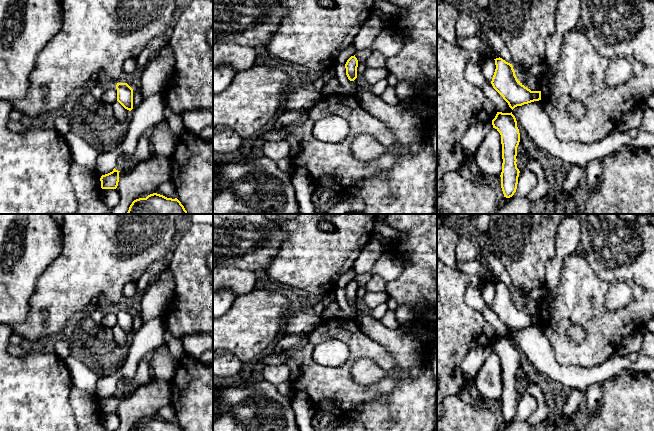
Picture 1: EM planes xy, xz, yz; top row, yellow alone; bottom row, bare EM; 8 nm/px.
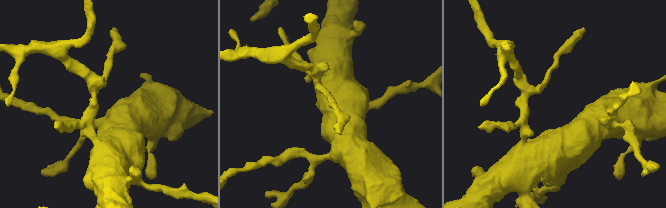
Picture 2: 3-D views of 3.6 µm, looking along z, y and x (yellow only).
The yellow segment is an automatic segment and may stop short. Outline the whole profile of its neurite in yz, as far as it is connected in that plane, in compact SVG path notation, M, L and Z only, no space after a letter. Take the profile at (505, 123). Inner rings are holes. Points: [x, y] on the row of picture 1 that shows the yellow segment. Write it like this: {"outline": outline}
{"outline": "M497 112L492 120L493 128L501 135L502 144L502 172L501 188L504 197L510 198L517 189L519 169L517 168L517 147L520 142L520 133L515 116L511 113Z"}

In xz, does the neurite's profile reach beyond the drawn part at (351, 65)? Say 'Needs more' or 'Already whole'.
Already whole

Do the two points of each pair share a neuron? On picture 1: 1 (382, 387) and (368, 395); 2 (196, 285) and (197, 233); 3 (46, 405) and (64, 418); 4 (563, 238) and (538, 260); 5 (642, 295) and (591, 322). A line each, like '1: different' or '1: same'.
1: same
2: same
3: same
4: different
5: same

